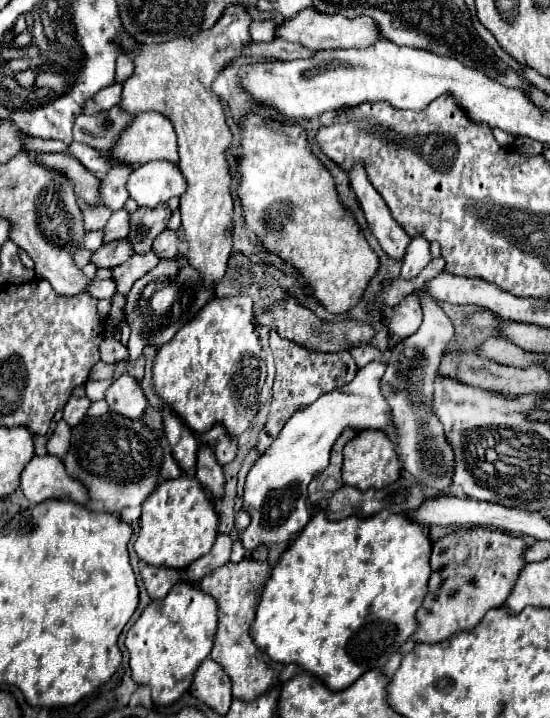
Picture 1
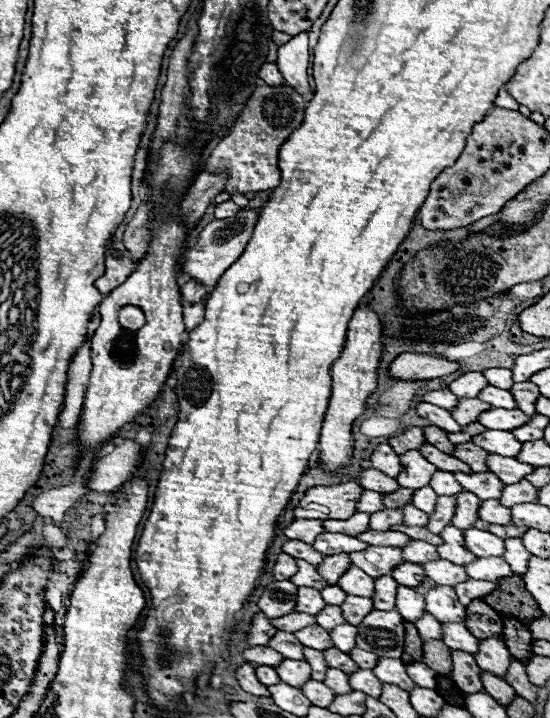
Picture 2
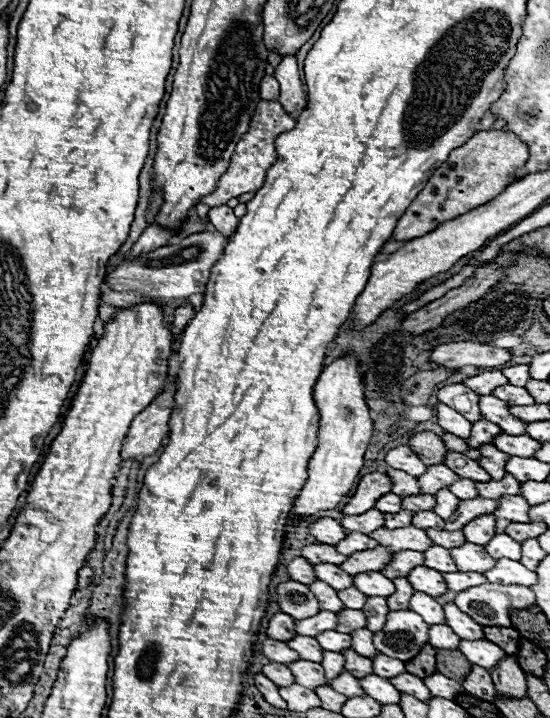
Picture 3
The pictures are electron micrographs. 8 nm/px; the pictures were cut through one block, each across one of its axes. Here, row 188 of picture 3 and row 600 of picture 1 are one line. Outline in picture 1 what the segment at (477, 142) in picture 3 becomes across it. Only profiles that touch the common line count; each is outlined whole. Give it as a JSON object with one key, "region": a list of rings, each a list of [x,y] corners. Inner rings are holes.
{"region":[[[456,530],[432,544],[432,574],[428,594],[416,612],[416,642],[442,642],[448,636],[476,626],[490,608],[500,608],[524,566],[526,544],[522,538],[500,530]]]}

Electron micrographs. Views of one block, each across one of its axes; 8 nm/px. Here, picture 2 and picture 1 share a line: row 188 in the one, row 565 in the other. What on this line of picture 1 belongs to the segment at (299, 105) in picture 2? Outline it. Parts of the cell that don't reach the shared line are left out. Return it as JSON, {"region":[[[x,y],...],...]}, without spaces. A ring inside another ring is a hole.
{"region":[[[242,560],[238,564],[228,562],[216,568],[214,572],[210,572],[208,576],[204,576],[202,582],[198,584],[200,590],[210,594],[218,604],[218,630],[210,658],[218,662],[230,676],[234,698],[240,698],[244,702],[256,700],[266,690],[282,686],[300,672],[300,668],[294,664],[286,666],[270,660],[270,656],[266,656],[250,638],[250,624],[254,622],[256,604],[270,576],[270,570],[272,570],[270,562],[256,562],[256,560]]]}

